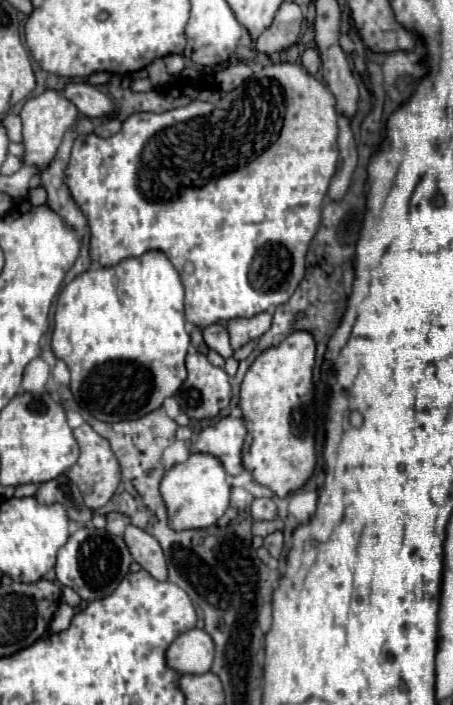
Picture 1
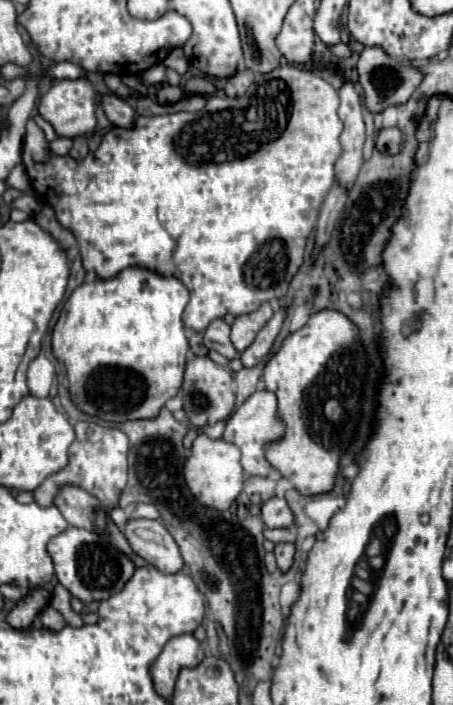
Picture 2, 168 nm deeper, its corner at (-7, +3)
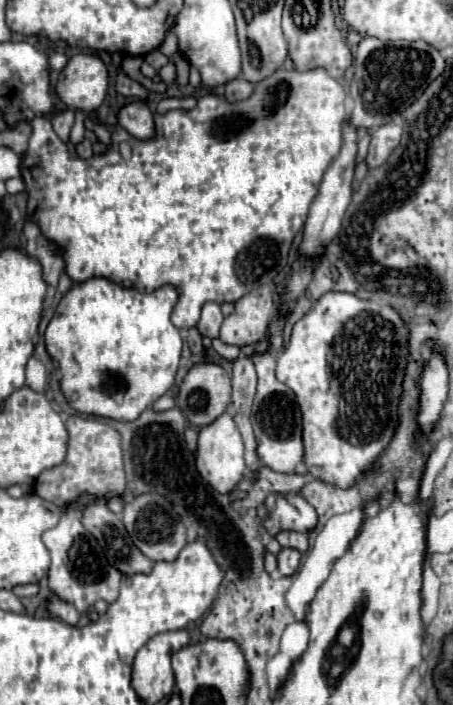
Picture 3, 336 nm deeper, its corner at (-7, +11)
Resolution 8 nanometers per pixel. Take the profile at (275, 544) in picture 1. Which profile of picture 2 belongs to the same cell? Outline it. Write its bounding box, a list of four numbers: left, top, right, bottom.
[275,543,295,573]

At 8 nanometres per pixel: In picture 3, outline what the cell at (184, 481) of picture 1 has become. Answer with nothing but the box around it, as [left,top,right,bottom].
[195,413,245,493]

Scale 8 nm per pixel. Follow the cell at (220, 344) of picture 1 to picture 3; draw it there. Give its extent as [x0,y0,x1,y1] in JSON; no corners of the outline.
[197,303,223,339]

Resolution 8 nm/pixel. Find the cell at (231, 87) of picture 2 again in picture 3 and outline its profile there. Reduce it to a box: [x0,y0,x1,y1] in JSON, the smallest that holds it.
[225,77,255,101]

